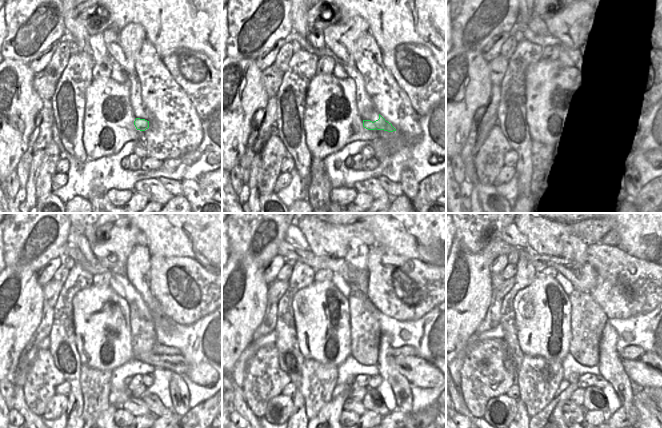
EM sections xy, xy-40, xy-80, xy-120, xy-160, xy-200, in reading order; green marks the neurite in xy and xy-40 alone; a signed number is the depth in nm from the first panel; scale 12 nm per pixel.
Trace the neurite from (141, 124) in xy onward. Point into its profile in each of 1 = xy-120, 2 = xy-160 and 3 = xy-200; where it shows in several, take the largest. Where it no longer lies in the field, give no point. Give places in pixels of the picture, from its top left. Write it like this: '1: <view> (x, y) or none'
1: xy-120 (158, 348)
2: xy-160 (404, 350)
3: xy-200 (631, 352)

